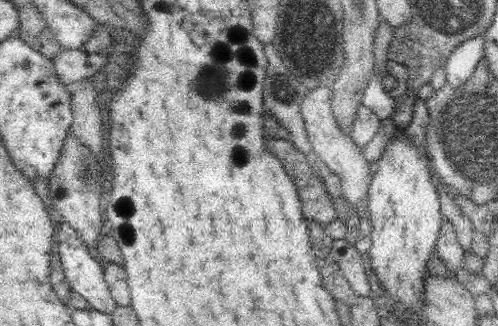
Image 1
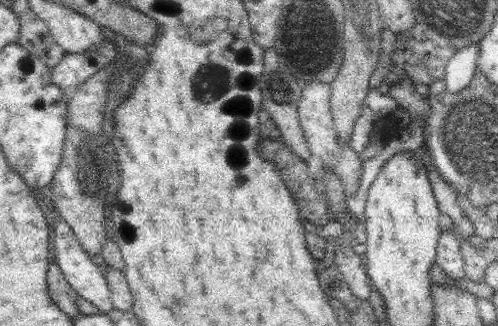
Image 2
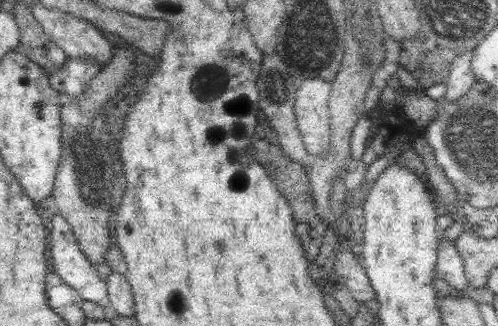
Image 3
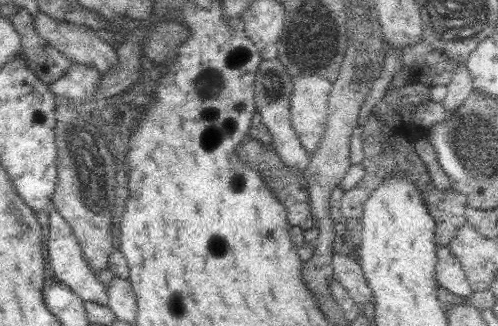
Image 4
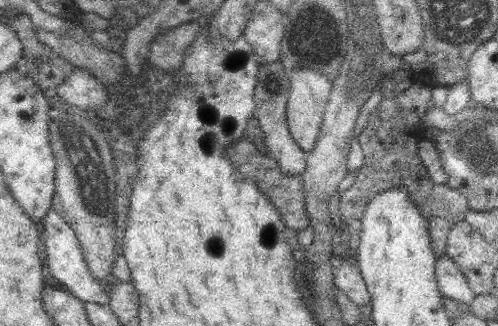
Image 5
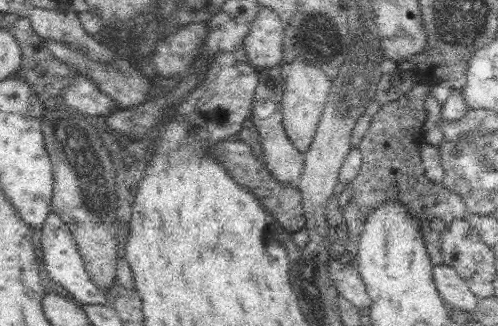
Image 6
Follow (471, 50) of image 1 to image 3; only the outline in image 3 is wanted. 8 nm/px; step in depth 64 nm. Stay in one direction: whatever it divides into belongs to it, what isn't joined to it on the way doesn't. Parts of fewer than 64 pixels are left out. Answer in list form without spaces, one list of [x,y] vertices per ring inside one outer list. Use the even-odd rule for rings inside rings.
[[[465,52],[463,56],[457,56],[453,62],[451,62],[451,68],[449,68],[449,76],[447,76],[447,90],[445,90],[445,100],[449,102],[455,102],[459,98],[463,98],[471,84],[473,84],[473,72],[471,72],[471,56],[473,52]]]

